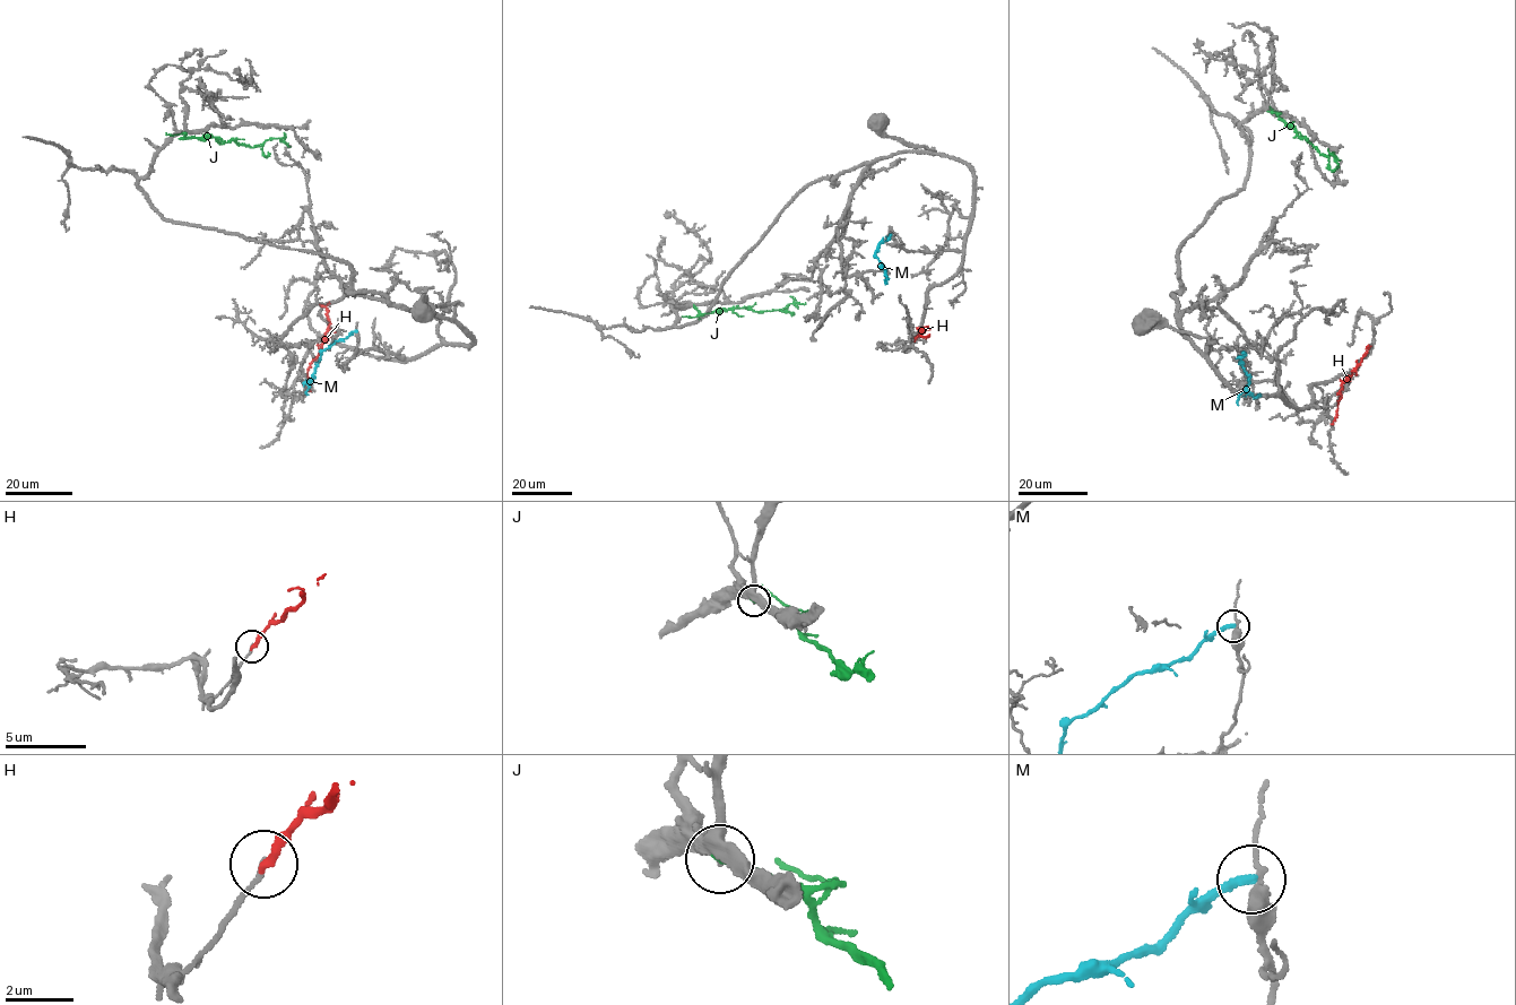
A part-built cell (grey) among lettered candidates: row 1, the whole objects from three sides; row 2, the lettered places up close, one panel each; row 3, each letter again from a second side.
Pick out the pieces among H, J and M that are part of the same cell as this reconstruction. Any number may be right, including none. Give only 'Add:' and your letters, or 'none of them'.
Add: none of them

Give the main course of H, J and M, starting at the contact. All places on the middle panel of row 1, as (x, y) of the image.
H: (914, 340), (924, 331), (921, 328), (920, 336), (928, 336)
J: (693, 305), (703, 314), (745, 306), (755, 311), (770, 311), (786, 309), (793, 303), (805, 303)
M: (890, 234), (888, 240), (880, 242), (875, 253), (883, 269)

